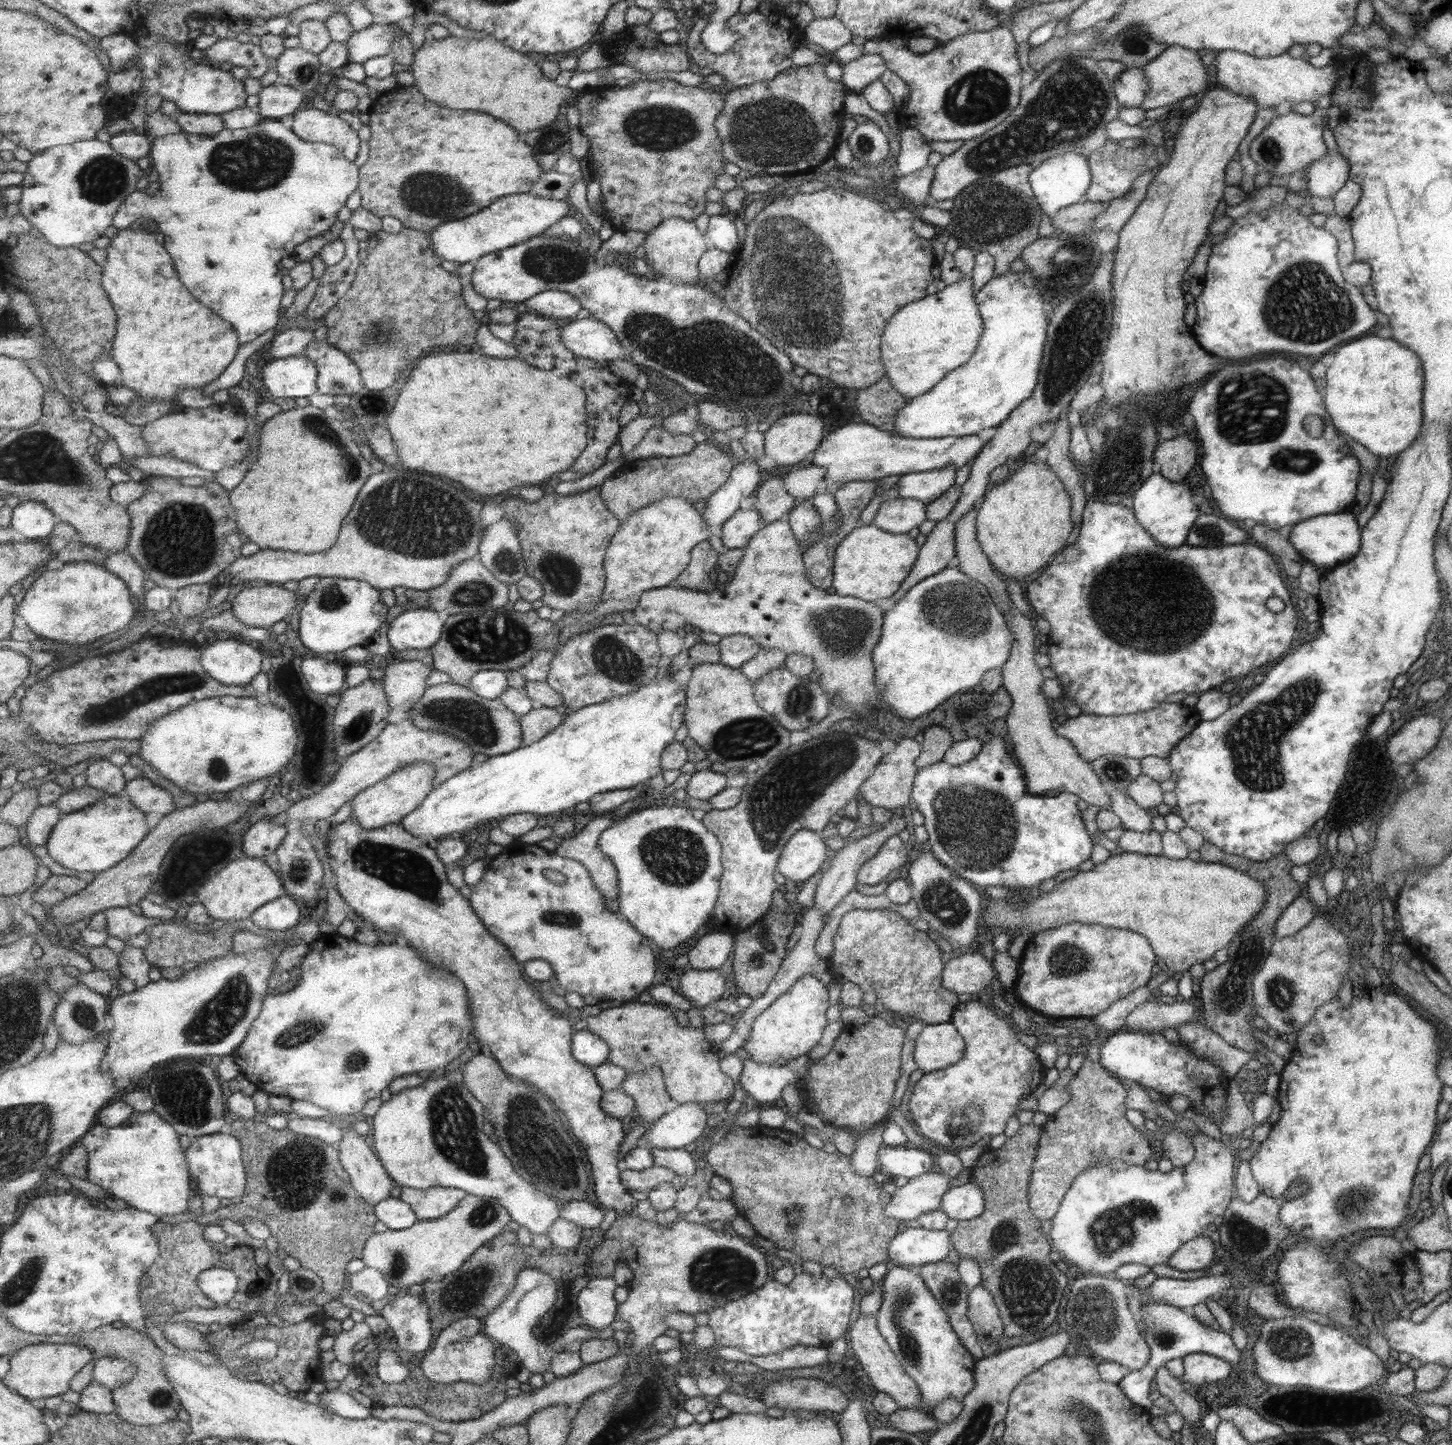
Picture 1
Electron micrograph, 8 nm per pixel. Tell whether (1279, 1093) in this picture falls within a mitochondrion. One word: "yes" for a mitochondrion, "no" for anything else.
no

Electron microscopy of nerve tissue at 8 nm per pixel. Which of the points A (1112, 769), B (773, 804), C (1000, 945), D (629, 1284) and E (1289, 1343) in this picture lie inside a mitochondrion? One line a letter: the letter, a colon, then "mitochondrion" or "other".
A: mitochondrion
B: mitochondrion
C: other
D: other
E: mitochondrion

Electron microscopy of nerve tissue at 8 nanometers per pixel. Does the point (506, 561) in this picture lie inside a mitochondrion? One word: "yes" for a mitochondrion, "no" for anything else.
yes

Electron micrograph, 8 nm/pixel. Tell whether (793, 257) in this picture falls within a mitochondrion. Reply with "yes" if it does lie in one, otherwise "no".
yes

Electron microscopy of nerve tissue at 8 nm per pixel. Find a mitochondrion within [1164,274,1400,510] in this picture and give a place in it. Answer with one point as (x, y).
(1264, 420)

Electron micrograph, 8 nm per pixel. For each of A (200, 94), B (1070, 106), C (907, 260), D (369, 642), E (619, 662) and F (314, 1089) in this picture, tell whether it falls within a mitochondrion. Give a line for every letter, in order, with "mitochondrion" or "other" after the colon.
A: other
B: mitochondrion
C: other
D: other
E: mitochondrion
F: other

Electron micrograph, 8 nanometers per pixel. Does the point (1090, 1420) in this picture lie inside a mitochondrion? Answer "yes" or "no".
yes

